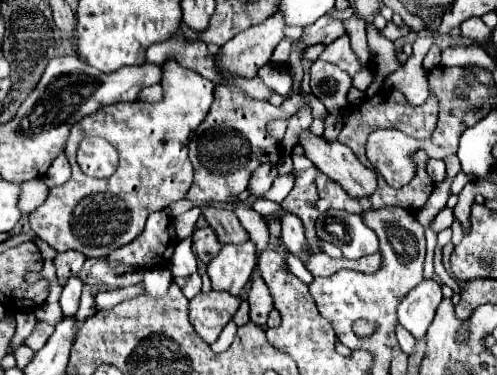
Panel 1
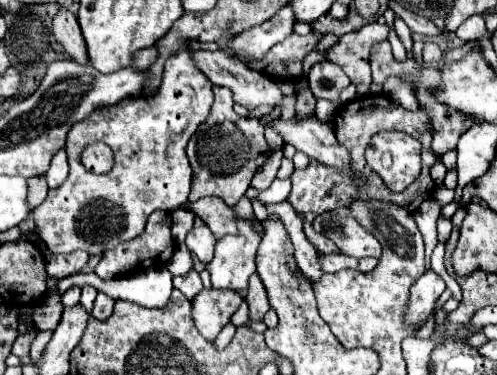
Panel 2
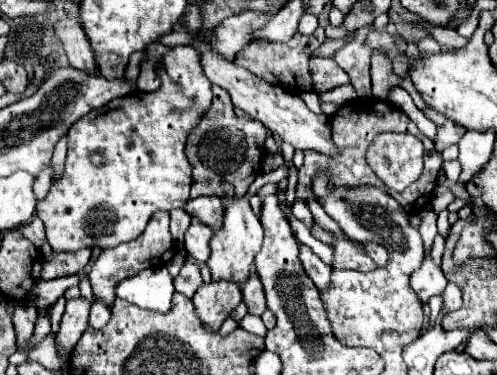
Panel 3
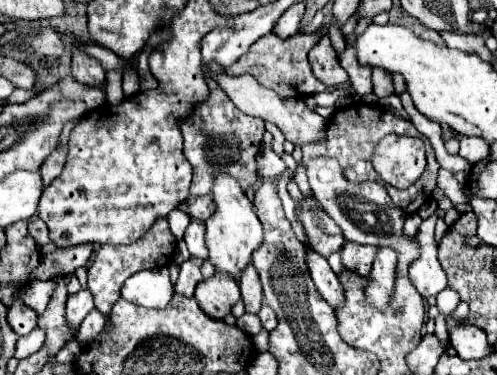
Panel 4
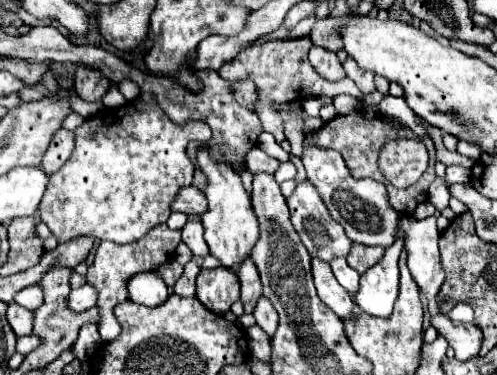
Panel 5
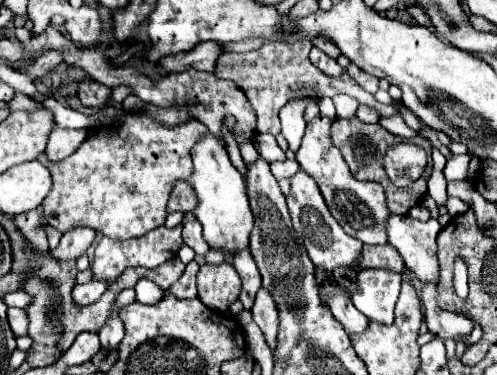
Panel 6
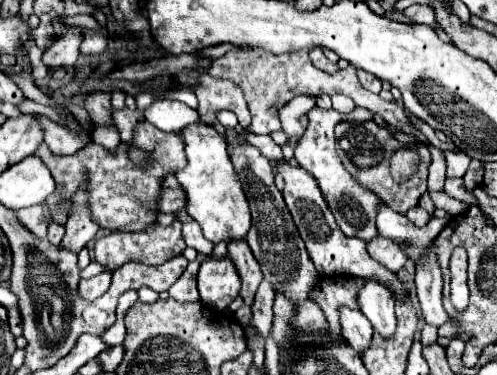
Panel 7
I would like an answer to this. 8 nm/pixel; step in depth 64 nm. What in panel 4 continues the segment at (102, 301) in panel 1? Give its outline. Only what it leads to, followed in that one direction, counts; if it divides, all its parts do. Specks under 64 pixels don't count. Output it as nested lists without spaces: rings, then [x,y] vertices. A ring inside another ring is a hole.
[[[94,308],[94,310],[92,310],[86,318],[84,318],[84,322],[82,322],[82,326],[80,326],[80,336],[78,336],[78,342],[82,344],[84,340],[98,336],[98,334],[102,332],[104,324],[106,324],[106,316]]]

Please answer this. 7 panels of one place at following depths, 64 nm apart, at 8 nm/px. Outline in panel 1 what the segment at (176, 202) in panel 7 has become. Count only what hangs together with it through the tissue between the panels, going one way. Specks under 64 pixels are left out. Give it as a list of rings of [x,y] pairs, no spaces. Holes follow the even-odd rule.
[[[202,208],[208,224],[216,228],[218,240],[222,244],[244,244],[248,240],[248,232],[242,228],[240,220],[230,210],[216,210],[216,208]]]

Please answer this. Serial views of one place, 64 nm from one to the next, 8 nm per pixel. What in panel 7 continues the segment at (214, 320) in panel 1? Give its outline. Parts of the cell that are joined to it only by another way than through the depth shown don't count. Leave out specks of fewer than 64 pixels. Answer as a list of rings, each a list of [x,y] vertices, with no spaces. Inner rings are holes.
[[[226,256],[222,260],[208,258],[198,272],[198,292],[204,306],[226,310],[240,292],[240,276],[236,266]]]

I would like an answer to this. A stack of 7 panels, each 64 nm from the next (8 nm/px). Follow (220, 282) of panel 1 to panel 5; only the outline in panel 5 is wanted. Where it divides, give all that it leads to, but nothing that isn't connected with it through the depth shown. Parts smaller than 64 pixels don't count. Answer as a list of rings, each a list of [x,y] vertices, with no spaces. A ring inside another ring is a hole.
[[[202,148],[198,152],[198,164],[200,164],[202,172],[208,176],[208,186],[204,190],[204,194],[208,198],[208,212],[200,216],[200,220],[206,228],[204,240],[210,248],[210,254],[214,258],[218,258],[224,268],[236,268],[238,264],[242,264],[250,256],[250,252],[260,236],[258,220],[256,220],[256,214],[252,212],[250,196],[246,194],[242,180],[232,170],[232,166],[214,162],[210,158],[208,148]]]

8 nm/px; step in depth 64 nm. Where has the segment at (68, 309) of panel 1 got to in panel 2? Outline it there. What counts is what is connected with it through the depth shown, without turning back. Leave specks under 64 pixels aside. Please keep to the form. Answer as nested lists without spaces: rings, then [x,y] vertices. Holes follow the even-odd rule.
[[[72,286],[62,294],[62,306],[64,308],[74,308],[78,304],[78,300],[80,300],[80,288],[78,286]]]

